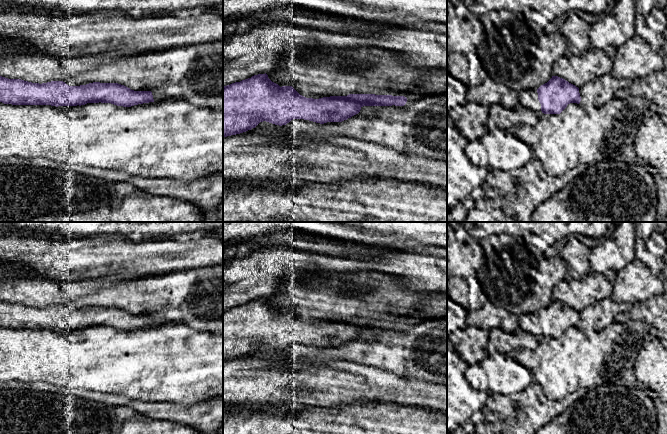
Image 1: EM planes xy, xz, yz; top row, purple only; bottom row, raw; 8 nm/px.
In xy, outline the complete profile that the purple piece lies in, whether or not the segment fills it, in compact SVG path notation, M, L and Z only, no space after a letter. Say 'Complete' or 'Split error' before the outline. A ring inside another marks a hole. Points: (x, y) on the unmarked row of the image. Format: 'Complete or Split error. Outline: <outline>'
Complete. Outline: M0 300L0 326L12 329L81 330L111 327L131 331L154 326L151 315L134 315L118 307L93 306L69 310L63 305L32 307Z

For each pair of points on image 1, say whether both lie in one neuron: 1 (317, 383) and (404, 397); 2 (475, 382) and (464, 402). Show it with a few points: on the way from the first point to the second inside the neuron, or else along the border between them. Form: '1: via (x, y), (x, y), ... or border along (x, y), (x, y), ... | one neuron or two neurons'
1: via (339, 386), (382, 387) | one neuron
2: border along (465, 371), (474, 388), (488, 393) | two neurons

